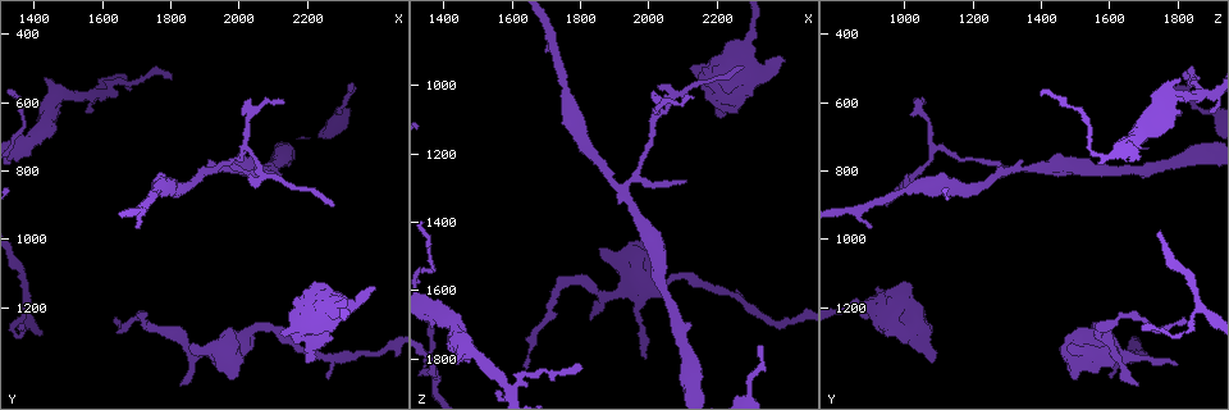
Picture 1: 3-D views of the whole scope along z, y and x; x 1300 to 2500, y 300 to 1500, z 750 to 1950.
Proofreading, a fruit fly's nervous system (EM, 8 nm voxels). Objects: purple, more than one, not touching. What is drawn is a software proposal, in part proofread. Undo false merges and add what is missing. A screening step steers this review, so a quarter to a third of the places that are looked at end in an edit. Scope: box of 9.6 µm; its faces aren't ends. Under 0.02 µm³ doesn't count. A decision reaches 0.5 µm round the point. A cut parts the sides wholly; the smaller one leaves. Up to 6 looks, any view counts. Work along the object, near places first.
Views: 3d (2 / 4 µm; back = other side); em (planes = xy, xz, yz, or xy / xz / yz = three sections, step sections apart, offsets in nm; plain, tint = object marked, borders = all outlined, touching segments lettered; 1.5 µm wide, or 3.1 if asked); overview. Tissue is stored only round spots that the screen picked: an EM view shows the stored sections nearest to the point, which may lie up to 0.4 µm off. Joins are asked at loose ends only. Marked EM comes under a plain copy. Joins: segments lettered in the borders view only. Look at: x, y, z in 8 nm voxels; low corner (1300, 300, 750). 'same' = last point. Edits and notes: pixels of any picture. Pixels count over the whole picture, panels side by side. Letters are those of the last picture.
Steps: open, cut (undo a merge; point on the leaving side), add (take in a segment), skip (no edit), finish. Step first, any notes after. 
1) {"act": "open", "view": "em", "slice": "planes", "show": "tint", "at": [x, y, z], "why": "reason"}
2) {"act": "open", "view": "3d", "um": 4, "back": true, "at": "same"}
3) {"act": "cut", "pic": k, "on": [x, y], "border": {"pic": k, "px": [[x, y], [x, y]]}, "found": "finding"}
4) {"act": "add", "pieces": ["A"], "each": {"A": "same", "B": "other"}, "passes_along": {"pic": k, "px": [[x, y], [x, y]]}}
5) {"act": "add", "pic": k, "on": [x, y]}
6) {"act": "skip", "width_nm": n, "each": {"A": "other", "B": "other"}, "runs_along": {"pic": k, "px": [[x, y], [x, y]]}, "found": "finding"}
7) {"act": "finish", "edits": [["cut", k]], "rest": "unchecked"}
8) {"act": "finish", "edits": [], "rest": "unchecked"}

{"act": "open", "view": "3d", "um": 4, "back": true, "at": [2390, 1150, 920], "why": "an open end"}

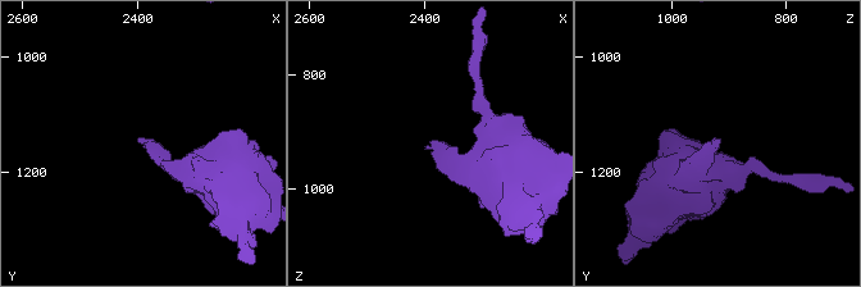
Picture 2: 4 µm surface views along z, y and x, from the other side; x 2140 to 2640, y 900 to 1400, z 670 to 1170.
{"act": "open", "view": "em", "slice": "planes", "show": "borders", "at": [2400, 1145, 925]}

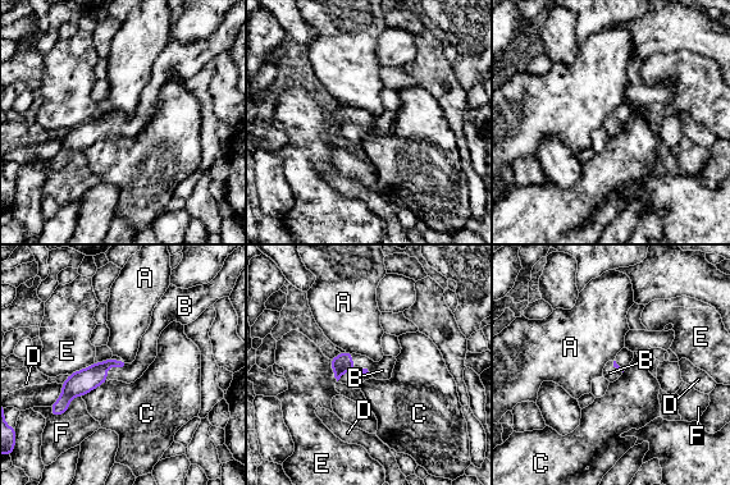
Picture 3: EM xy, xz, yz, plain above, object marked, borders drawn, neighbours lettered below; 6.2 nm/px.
{"act": "add", "pieces": ["B"], "each": {"A": "other", "B": "same", "C": "other", "D": "other", "E": "other", "F": "other"}, "found": "the cell continues"}

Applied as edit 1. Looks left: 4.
{"act": "open", "view": "overview"}

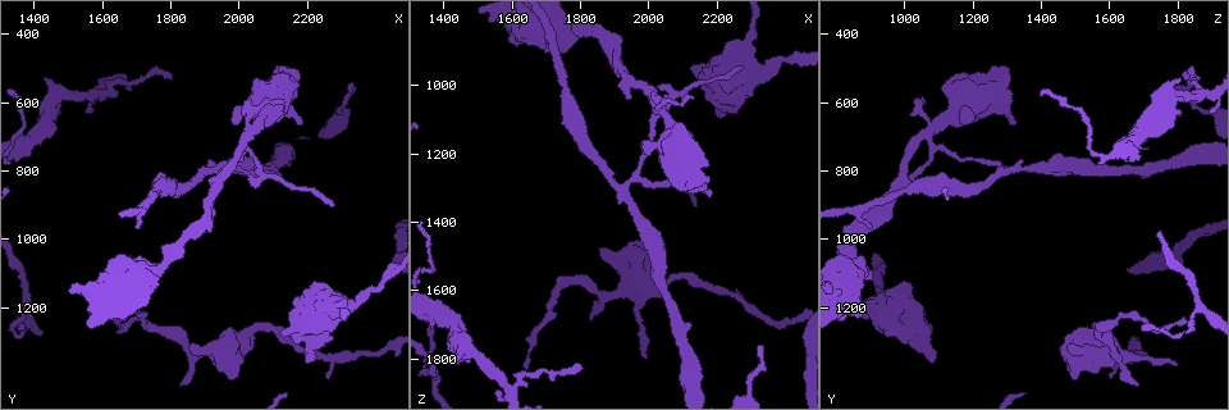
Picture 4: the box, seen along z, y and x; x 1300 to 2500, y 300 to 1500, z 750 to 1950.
{"act": "open", "view": "em", "slice": "planes", "show": "tint", "at": [2260, 1400, 1600], "why": "tapers out"}

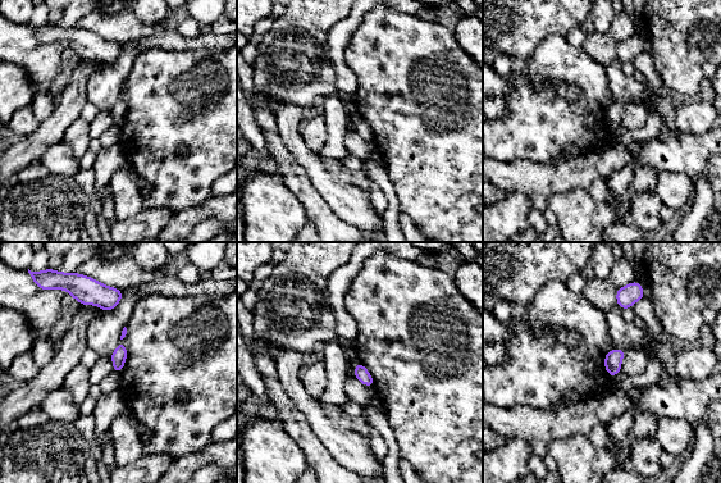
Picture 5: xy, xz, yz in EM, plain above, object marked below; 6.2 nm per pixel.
{"act": "open", "view": "em", "slice": "planes", "show": "borders", "at": "same"}

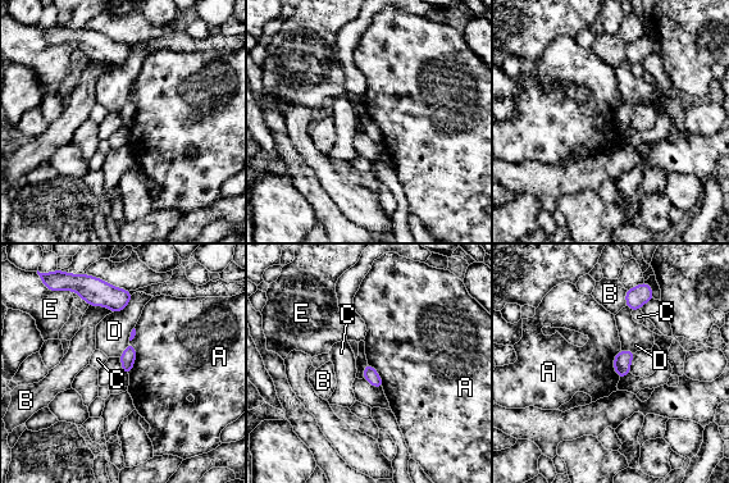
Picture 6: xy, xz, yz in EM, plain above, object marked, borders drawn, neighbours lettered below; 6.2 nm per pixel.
{"act": "skip", "each": {"A": "other", "B": "other", "C": "other", "D": "other", "E": "other"}, "border": {"pic": 6, "px": [[135, 328], [135, 361], [128, 374]]}, "found": "none of them fits"}

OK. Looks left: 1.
{"act": "finish", "edits": [["add", 3]], "rest": "unchecked"}

